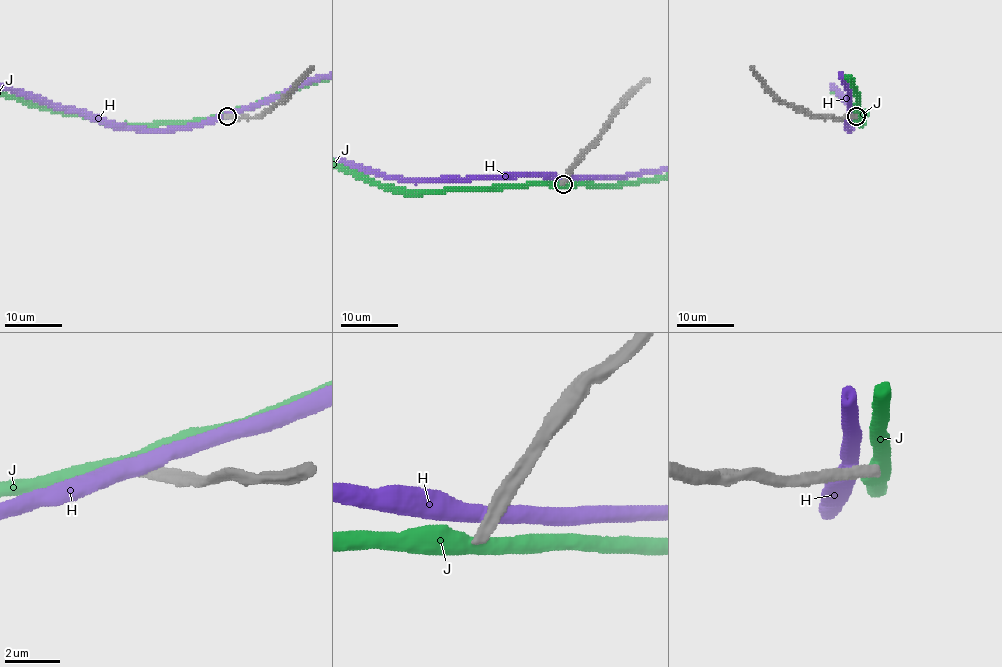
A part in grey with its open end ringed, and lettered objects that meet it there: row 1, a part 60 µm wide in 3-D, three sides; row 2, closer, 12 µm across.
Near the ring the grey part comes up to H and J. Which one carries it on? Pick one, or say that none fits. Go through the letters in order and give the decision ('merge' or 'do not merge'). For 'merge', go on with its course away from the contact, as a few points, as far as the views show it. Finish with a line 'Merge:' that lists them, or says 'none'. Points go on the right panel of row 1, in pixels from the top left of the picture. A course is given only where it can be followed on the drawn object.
H: do not merge
J: do not merge
Merge: none

